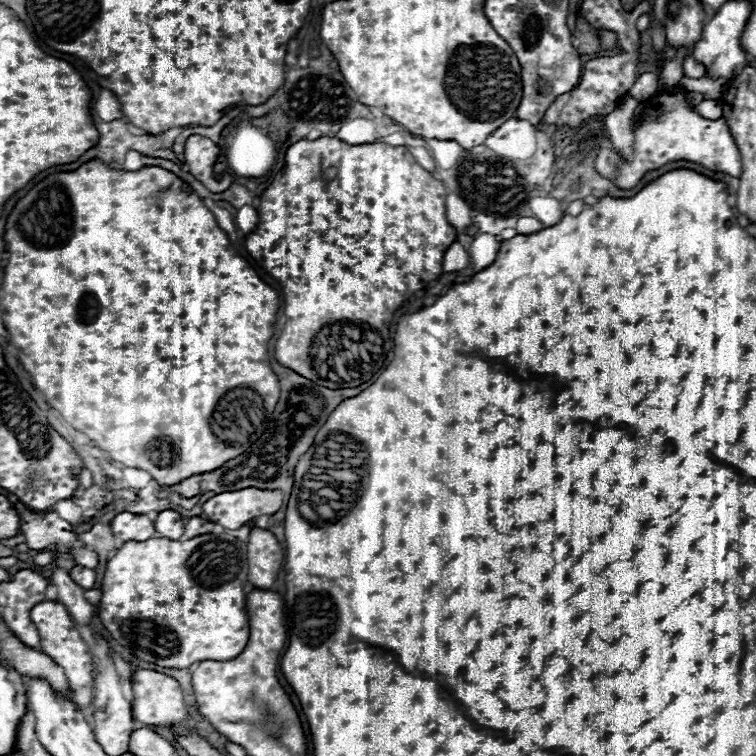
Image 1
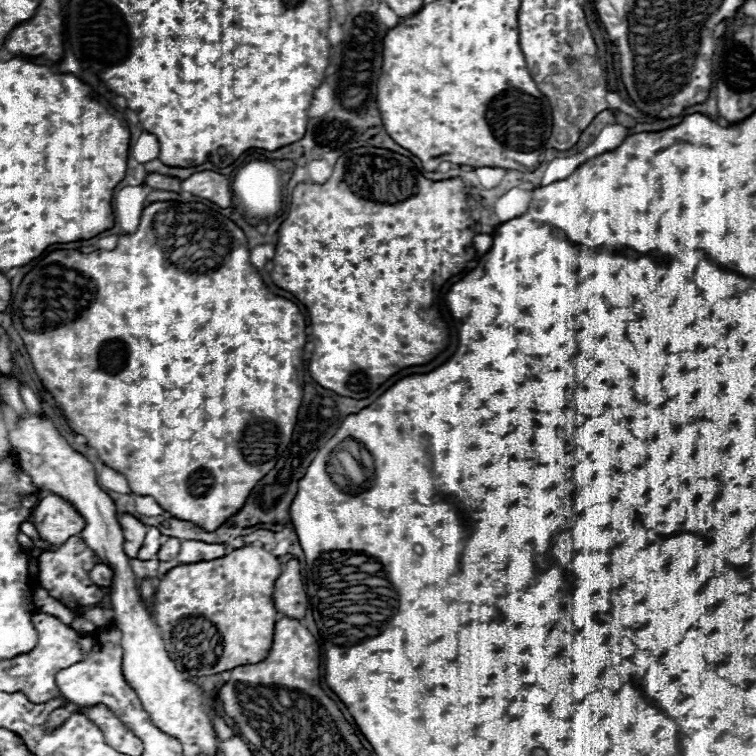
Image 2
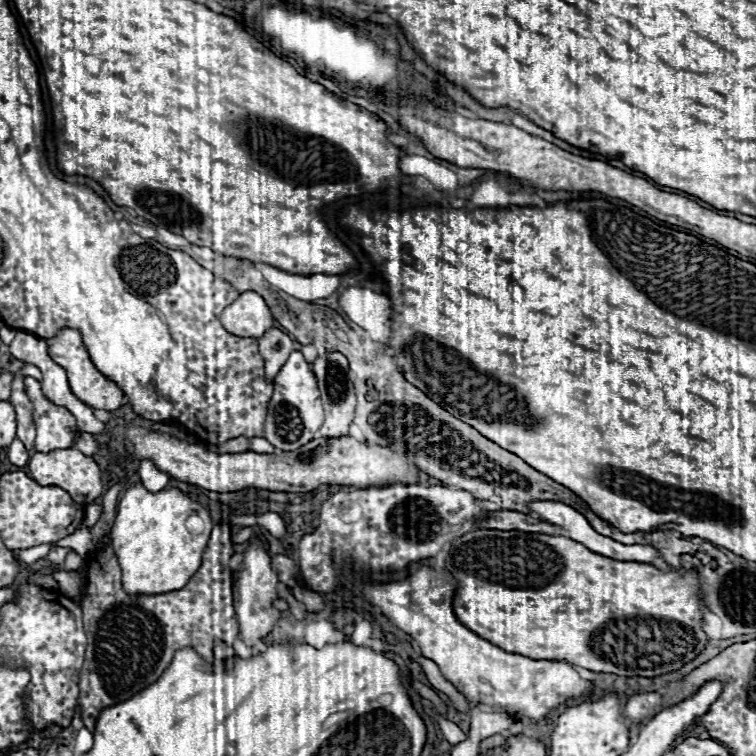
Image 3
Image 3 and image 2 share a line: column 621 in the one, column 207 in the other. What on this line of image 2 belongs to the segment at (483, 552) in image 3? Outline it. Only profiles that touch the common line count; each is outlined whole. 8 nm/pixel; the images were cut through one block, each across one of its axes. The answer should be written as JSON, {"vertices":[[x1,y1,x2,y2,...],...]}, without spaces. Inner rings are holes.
{"vertices":[[260,546,236,548,216,560,180,564,168,570,156,586,152,616,162,632,166,650,174,660,176,668,192,676,212,676,224,670,232,670,236,666,262,662,272,648,274,624,278,620,272,594,280,572,280,560]]}

